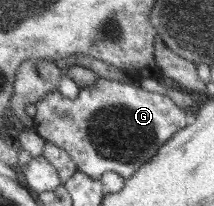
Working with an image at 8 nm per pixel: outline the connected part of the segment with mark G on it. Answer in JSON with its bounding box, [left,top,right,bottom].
[29,78,188,180]

